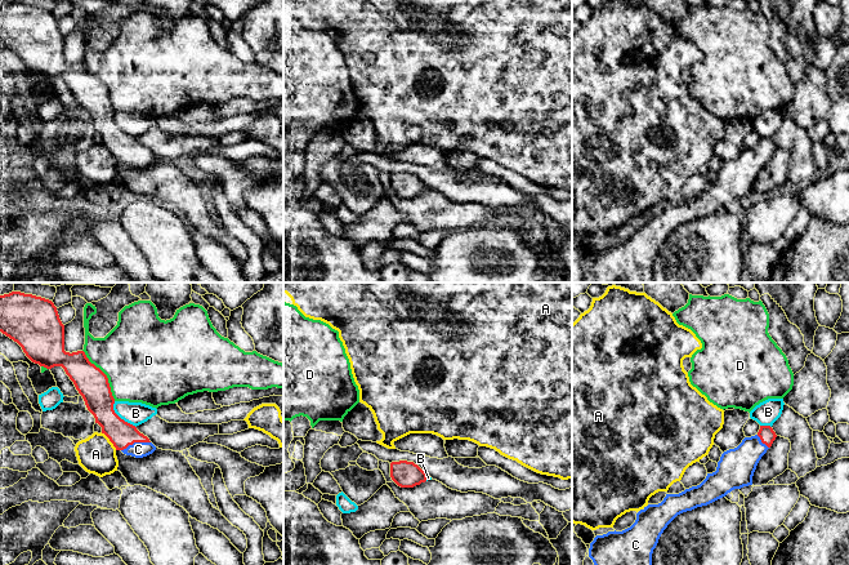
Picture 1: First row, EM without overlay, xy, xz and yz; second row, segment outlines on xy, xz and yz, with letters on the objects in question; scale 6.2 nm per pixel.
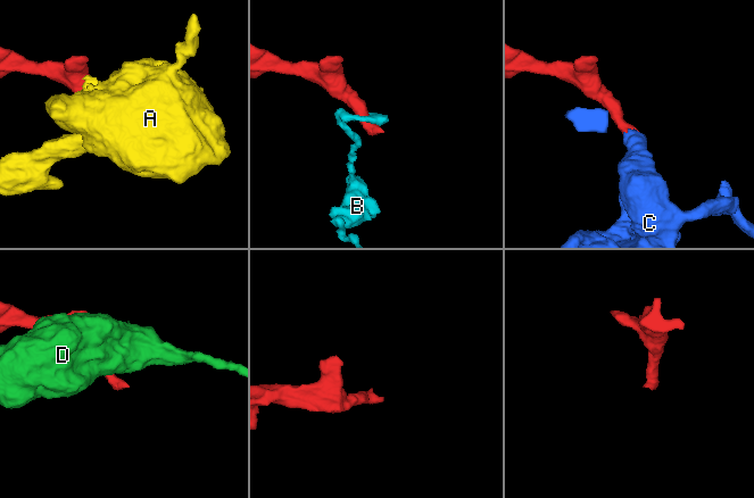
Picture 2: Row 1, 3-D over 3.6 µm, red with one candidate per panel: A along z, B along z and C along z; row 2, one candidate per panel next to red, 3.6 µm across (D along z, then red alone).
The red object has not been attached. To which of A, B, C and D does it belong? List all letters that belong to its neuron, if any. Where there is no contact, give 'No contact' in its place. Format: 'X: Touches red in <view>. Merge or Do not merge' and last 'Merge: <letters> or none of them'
A: Touches red in xy. Do not merge
B: Touches red in xy. Do not merge
C: Touches red in xy. Merge
D: Touches red in xy. Do not merge
Merge: C

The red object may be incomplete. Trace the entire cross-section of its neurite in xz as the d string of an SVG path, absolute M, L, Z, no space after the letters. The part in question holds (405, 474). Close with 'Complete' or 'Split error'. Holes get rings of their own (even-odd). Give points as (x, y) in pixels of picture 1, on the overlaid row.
M414 462L390 463L390 477L401 488L414 488L426 481L426 473Z. Complete

